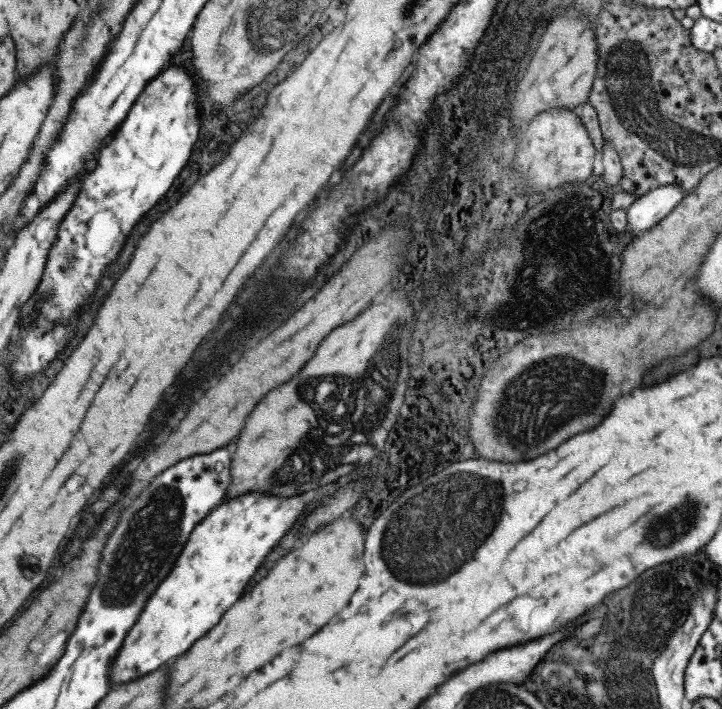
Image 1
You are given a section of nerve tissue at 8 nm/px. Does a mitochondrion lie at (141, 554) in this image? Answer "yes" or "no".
yes

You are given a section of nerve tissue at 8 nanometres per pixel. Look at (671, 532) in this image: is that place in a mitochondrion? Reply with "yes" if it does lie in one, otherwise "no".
yes

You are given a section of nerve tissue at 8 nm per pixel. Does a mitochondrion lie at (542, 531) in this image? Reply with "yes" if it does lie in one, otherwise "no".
no

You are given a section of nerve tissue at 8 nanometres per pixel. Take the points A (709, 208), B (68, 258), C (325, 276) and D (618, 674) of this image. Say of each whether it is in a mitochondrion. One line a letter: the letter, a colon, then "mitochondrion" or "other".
A: other
B: mitochondrion
C: other
D: mitochondrion

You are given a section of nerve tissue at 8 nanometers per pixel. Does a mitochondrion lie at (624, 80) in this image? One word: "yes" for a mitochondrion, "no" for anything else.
yes

